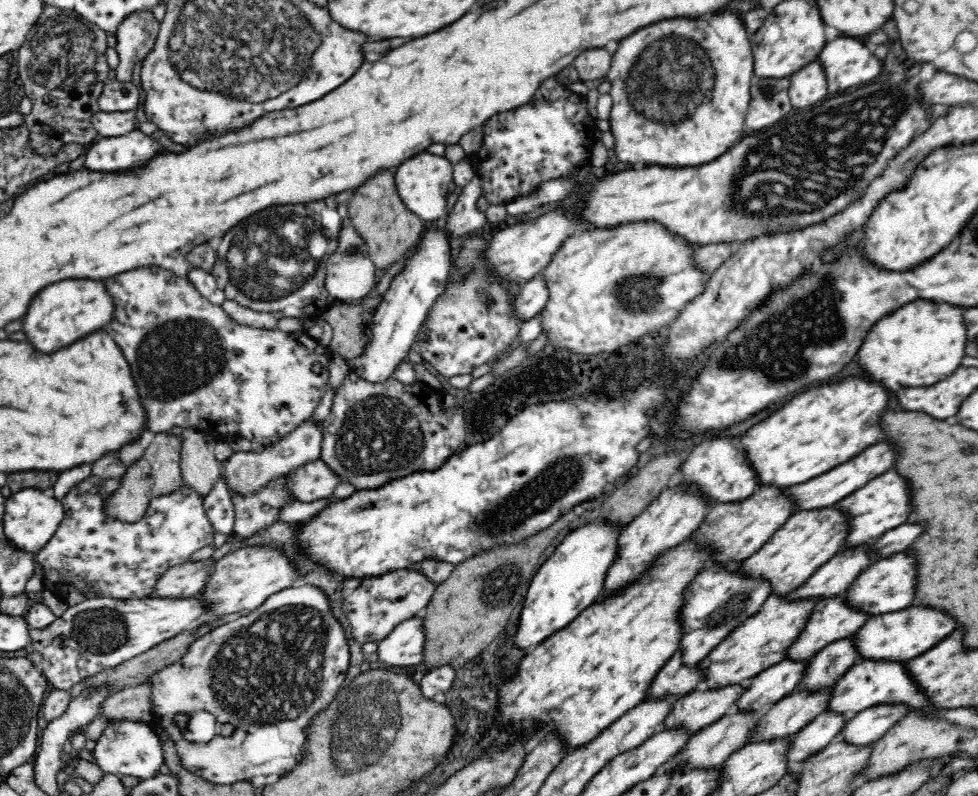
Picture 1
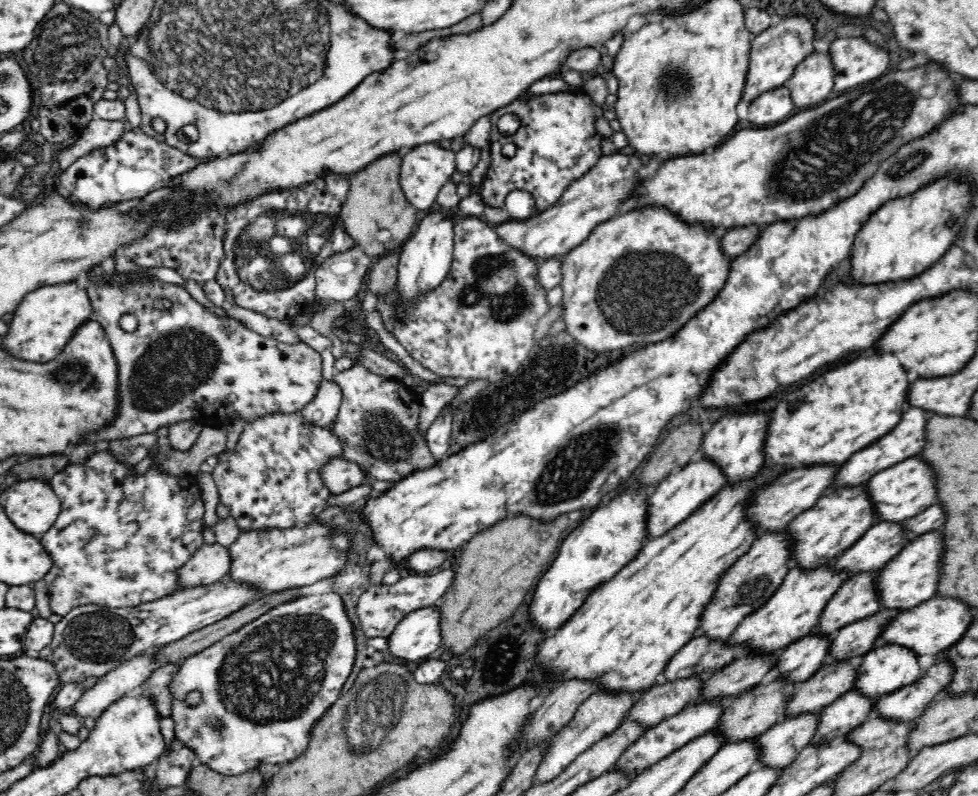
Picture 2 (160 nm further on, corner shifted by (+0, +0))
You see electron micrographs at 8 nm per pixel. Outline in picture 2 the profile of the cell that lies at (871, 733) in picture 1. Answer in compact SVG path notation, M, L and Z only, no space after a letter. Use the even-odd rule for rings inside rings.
M939 654L932 666L912 684L877 698L875 715L894 720L917 719L928 704L943 695L950 684L955 666L945 655Z

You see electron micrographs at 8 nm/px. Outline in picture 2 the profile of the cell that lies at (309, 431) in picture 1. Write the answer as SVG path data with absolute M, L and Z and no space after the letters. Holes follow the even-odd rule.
M320 380L320 386L308 404L301 410L304 419L312 425L331 426L335 421L342 402L342 389L333 380Z

